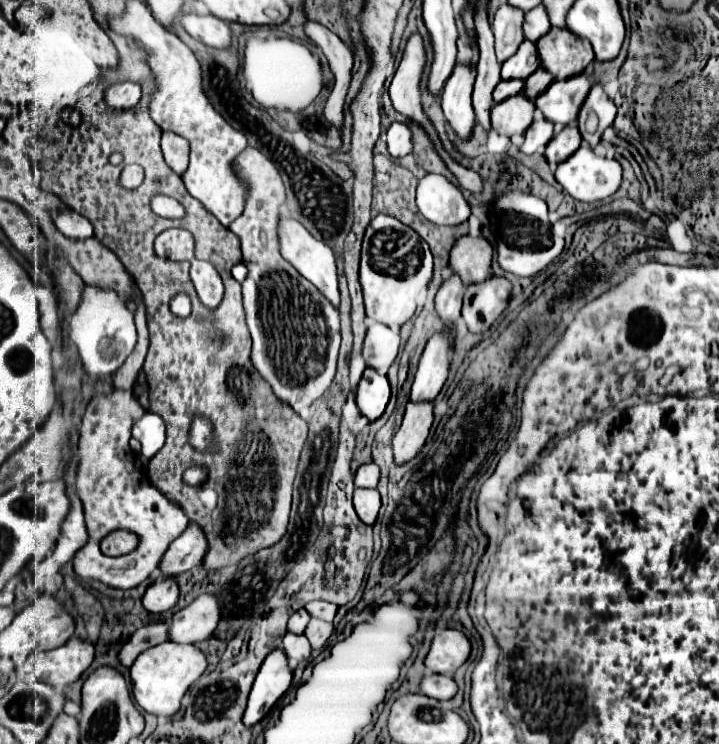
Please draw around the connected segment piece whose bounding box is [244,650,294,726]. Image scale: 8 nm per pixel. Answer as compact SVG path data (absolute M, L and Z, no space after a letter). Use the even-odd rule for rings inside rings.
M274 650L266 656L266 660L260 666L260 672L256 676L256 682L252 686L248 708L244 712L246 724L260 722L270 708L278 702L278 698L290 688L292 684L292 668L288 666L288 658L282 650Z

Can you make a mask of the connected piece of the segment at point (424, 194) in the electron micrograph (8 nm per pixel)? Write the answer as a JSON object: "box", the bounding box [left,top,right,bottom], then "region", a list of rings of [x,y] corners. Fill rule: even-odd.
{"box":[416,174,470,224],"region":[[[426,174],[418,184],[416,204],[434,224],[462,224],[470,216],[470,206],[458,186],[440,174]]]}

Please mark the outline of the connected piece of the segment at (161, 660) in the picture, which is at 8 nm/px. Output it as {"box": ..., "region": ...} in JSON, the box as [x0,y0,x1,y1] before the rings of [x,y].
{"box":[130,642,208,716],"region":[[[164,642],[160,646],[152,646],[142,652],[130,668],[132,680],[132,694],[136,704],[156,716],[172,716],[180,708],[180,700],[186,690],[206,672],[208,660],[206,654],[196,648],[194,644],[178,644],[178,642]]]}

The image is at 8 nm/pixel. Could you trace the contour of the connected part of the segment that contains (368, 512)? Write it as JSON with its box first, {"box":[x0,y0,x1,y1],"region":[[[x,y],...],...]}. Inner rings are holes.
{"box":[354,488,380,524],"region":[[[356,488],[354,490],[354,508],[356,508],[356,514],[360,516],[360,520],[364,524],[374,524],[376,516],[378,516],[378,510],[380,510],[378,490]]]}

